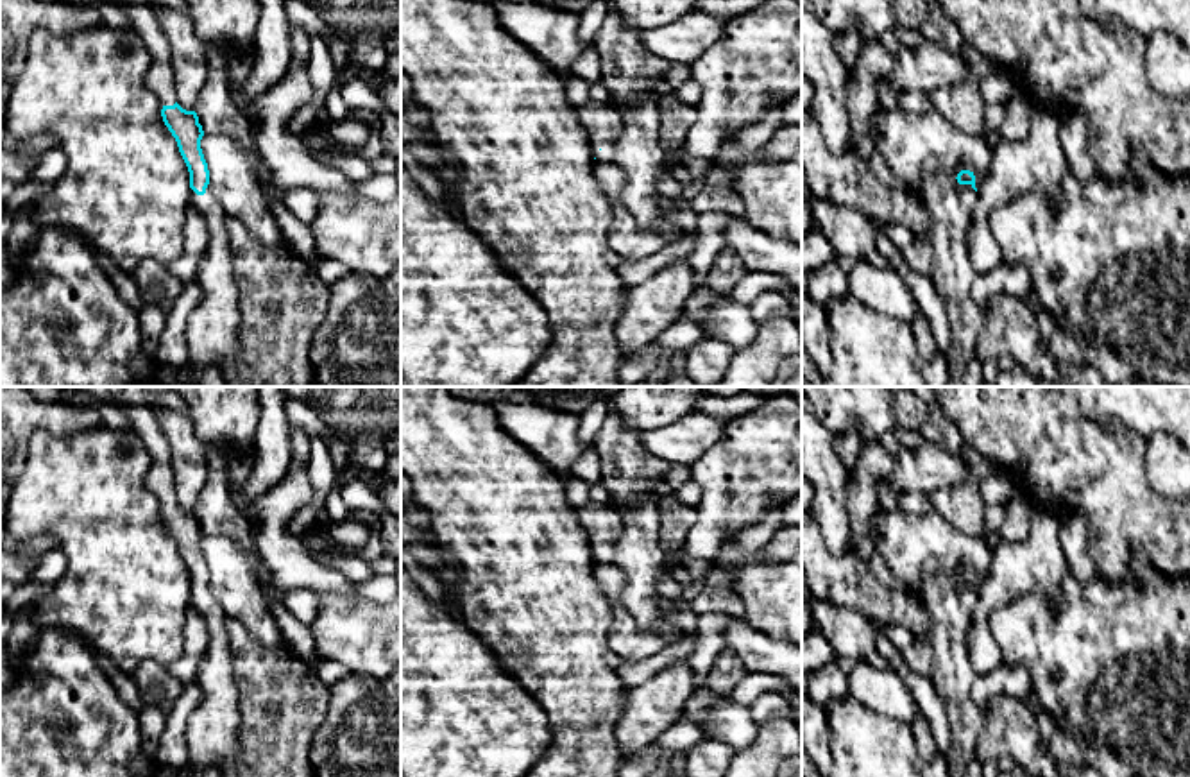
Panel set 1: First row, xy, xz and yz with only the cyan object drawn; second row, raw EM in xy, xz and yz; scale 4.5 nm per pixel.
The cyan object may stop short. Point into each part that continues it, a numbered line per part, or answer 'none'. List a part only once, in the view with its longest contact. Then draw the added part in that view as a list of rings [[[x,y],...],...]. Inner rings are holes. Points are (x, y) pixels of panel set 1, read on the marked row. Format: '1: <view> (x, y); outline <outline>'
1: xy (160, 77); outline [[[120,5],[129,16],[132,30],[140,34],[147,45],[152,64],[147,72],[147,84],[159,98],[161,106],[175,104],[175,77],[172,70],[172,52],[157,25],[154,7],[150,5]]]
2: xy (213, 328); outline [[[206,188],[204,195],[193,190],[195,206],[208,226],[208,249],[197,274],[204,295],[188,317],[186,338],[190,363],[197,374],[206,367],[217,367],[224,374],[227,362],[238,354],[240,338],[240,292],[233,272],[233,256],[225,231],[227,215],[215,195]]]

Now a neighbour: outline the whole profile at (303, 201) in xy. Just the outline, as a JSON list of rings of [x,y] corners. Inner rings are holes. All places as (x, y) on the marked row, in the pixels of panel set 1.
[[[308,186],[285,192],[283,202],[304,224],[310,224],[319,211],[319,193]]]

